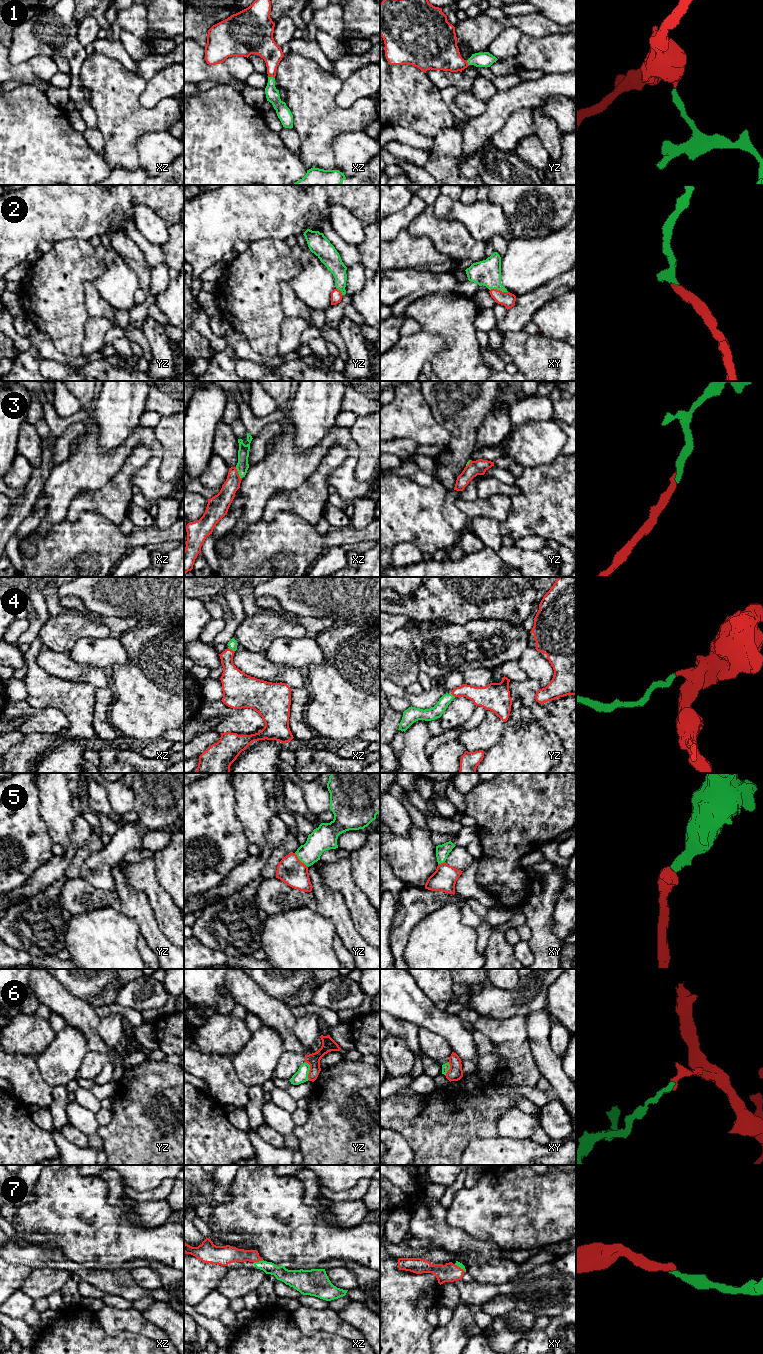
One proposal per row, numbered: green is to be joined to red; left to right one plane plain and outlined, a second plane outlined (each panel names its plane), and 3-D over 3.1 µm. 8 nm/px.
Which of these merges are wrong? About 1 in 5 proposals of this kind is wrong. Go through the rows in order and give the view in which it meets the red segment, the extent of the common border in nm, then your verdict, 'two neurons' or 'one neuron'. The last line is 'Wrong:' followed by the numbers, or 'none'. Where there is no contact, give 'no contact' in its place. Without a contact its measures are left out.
1: meets red in xz; contact 60 nm long; one neuron
2: meets red in xy; contact 150 nm long; one neuron
3: meets red in xz; contact 110 nm long; one neuron
4: meets red in xz; contact 60 nm long; one neuron
5: meets red in yz; contact 160 nm long; one neuron
6: meets red in yz; contact 160 nm long; two neurons
7: meets red in xz; contact 80 nm long; one neuron
Wrong: 6

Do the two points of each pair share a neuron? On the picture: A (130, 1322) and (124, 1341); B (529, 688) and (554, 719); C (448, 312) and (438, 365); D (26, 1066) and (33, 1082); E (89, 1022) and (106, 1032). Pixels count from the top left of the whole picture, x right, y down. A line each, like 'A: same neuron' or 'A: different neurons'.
A: different neurons
B: same neuron
C: same neuron
D: same neuron
E: different neurons

